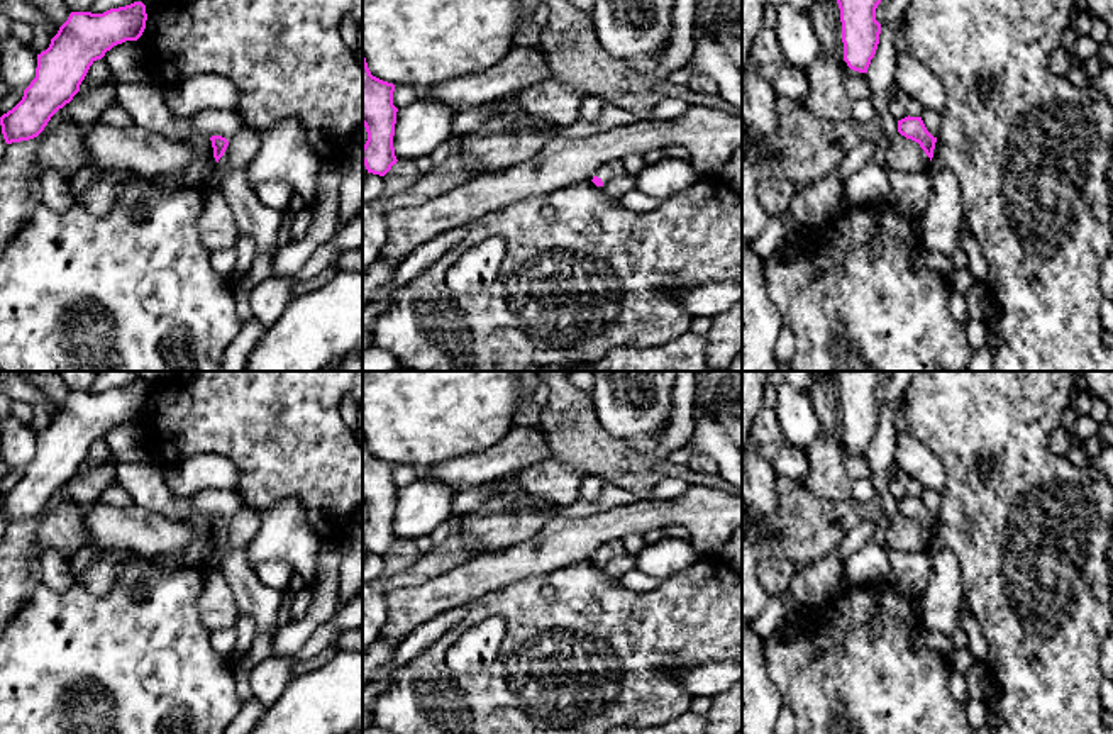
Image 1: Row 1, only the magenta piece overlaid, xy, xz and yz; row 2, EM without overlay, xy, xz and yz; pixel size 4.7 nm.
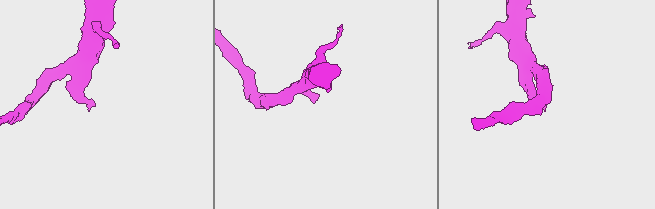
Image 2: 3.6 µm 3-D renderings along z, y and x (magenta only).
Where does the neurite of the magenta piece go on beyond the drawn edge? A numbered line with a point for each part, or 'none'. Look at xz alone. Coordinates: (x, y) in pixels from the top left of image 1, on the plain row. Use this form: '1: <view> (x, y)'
1: xz (612, 548)

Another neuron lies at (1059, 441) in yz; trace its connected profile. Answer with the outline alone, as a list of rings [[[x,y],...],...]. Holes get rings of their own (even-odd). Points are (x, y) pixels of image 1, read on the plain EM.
[[[1059,425],[1049,437],[1049,449],[1054,454],[1064,456],[1071,446],[1072,437],[1062,425]]]

